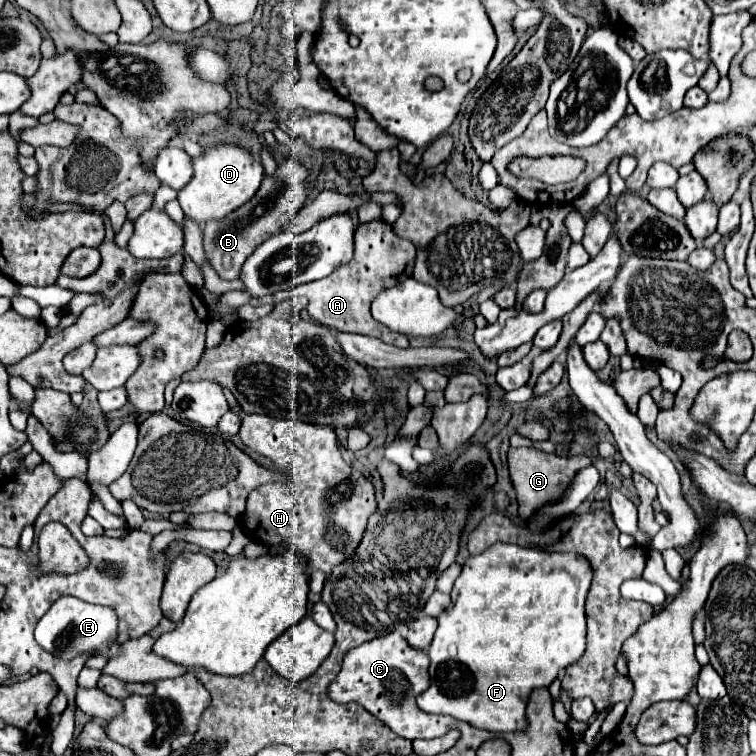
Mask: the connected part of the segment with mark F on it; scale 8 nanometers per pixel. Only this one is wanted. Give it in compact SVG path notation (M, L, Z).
M497 543L483 551L481 555L473 555L465 561L461 575L457 577L451 597L457 597L455 603L445 609L445 613L439 615L439 627L435 631L435 639L429 649L431 665L429 665L429 675L431 675L431 685L427 691L423 691L417 697L417 705L435 715L449 715L459 721L467 721L475 729L485 729L485 731L499 731L499 733L513 733L513 731L523 731L527 727L527 701L529 693L537 687L549 687L561 671L565 671L569 665L575 665L585 649L587 649L587 623L585 623L585 599L589 593L589 585L593 579L593 569L589 569L589 561L577 553L547 552L537 551L537 549L527 549L511 543Z

